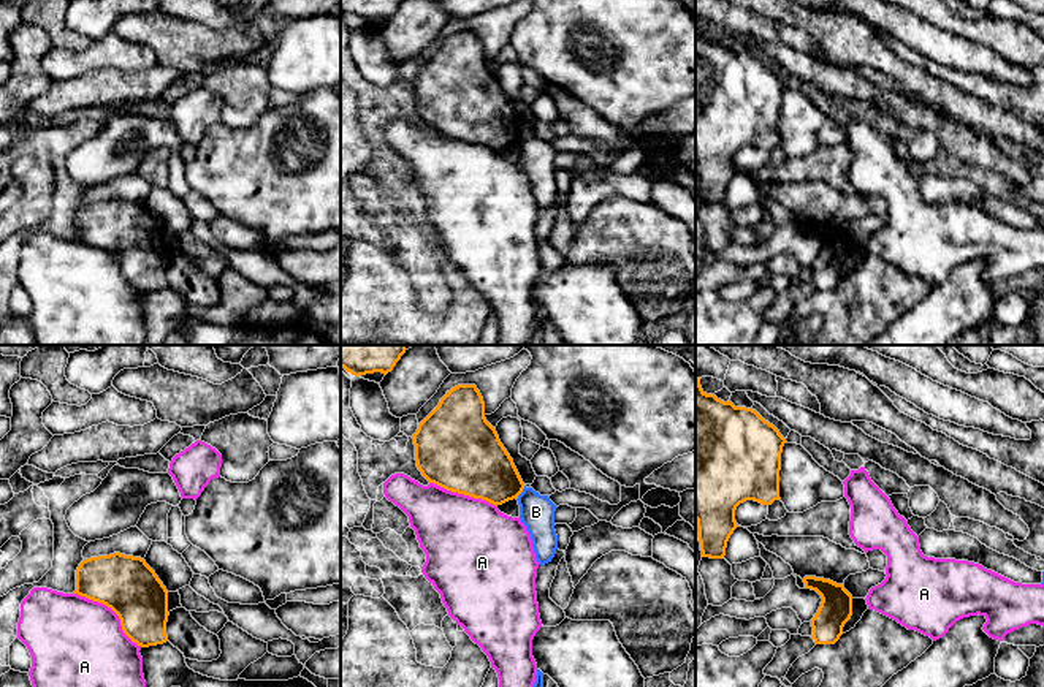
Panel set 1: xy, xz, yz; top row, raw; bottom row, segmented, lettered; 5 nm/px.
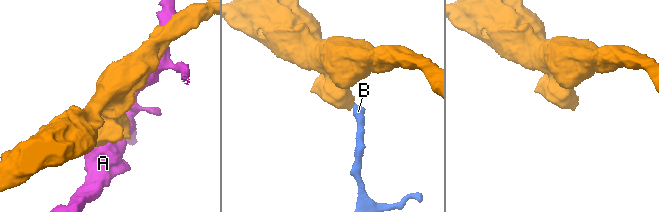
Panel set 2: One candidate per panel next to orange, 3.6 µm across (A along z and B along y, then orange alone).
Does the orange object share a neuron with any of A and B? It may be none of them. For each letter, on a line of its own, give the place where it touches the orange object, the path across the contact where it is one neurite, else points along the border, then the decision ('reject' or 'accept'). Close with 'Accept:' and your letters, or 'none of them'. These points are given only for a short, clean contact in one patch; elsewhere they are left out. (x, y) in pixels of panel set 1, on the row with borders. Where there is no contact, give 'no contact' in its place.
A: contact xy (113, 610); reject
B: contact xz (522, 491); border xz (525, 486), (517, 499); reject
Accept: none of them

